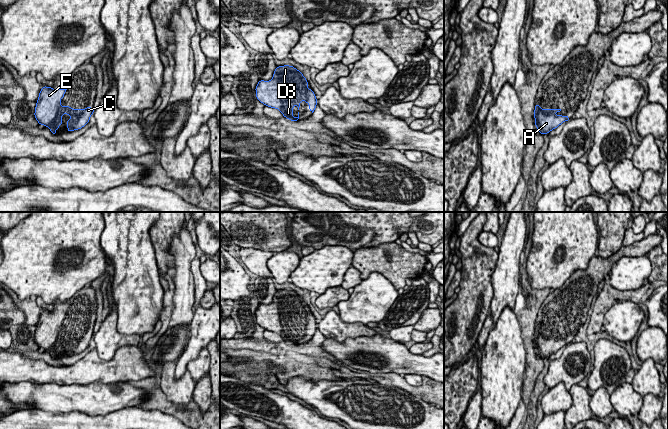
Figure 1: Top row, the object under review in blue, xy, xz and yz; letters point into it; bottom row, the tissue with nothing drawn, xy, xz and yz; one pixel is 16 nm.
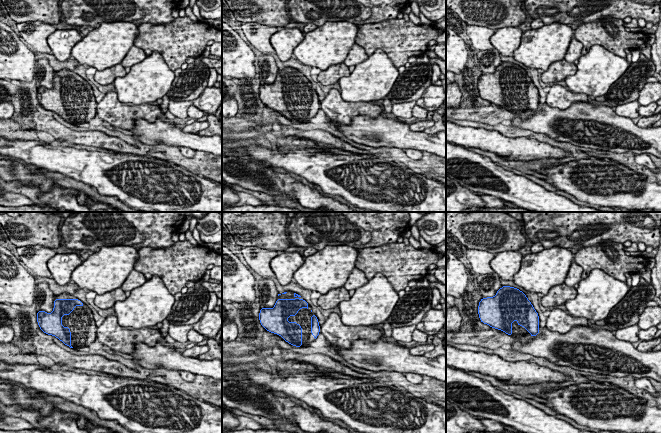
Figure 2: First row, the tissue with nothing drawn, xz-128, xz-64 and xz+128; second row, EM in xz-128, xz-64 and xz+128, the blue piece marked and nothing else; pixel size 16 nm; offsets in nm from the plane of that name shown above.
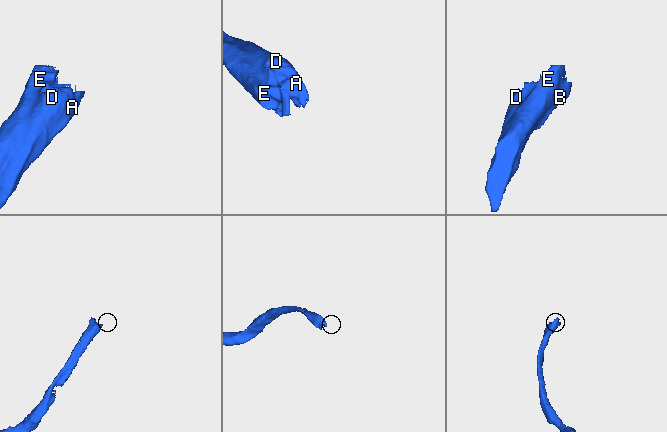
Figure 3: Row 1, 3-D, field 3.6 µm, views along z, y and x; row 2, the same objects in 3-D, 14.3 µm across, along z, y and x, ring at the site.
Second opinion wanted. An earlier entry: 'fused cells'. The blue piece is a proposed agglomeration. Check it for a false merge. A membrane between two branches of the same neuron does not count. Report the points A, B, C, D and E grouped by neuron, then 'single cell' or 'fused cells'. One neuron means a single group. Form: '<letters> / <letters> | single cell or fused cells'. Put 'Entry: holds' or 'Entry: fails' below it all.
A B C D E | single cell
Entry: fails

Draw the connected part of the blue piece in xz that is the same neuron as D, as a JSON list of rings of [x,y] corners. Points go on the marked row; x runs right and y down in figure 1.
[[[290,65],[277,66],[273,73],[272,79],[269,81],[259,80],[255,91],[258,101],[263,103],[265,106],[278,109],[285,118],[293,122],[300,120],[300,103],[302,101],[309,105],[309,111],[312,113],[314,112],[318,101],[313,90],[308,88],[308,81],[303,76],[302,72]]]

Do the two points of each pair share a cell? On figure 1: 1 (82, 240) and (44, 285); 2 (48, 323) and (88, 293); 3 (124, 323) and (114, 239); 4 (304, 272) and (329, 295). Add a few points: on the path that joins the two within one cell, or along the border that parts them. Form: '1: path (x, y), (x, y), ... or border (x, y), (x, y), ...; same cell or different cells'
1: path (66, 240), (62, 240), (44, 258), (44, 269); same cell
2: path (58, 323), (80, 303); same cell
3: path (127, 302), (127, 270), (123, 266), (123, 260); same cell
4: border (340, 285), (329, 287), (320, 294); different cells

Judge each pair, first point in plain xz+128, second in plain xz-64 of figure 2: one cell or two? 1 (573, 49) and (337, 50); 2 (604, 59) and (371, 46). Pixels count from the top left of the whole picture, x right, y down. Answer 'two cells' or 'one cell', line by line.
1: two cells
2: two cells

